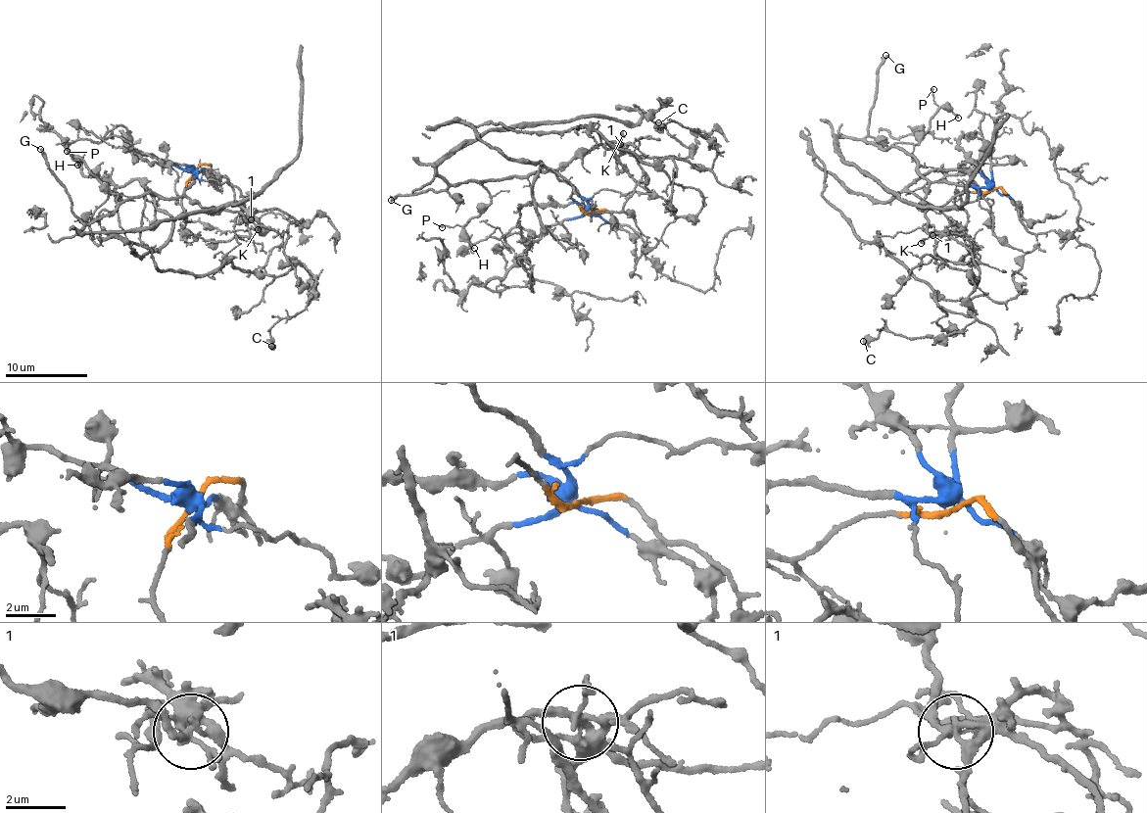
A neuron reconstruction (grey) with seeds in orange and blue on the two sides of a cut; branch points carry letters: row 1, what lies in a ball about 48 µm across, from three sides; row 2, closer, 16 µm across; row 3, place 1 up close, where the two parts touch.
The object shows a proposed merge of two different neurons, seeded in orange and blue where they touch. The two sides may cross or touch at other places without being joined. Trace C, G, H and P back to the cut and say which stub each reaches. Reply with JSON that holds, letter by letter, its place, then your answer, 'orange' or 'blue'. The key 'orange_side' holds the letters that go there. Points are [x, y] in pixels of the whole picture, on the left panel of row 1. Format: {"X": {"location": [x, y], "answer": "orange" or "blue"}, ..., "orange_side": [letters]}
{"C": {"location": [271, 346], "answer": "orange"}, "G": {"location": [40, 149], "answer": "blue"}, "H": {"location": [77, 165], "answer": "blue"}, "P": {"location": [67, 151], "answer": "blue"}, "orange_side": ["C"]}

